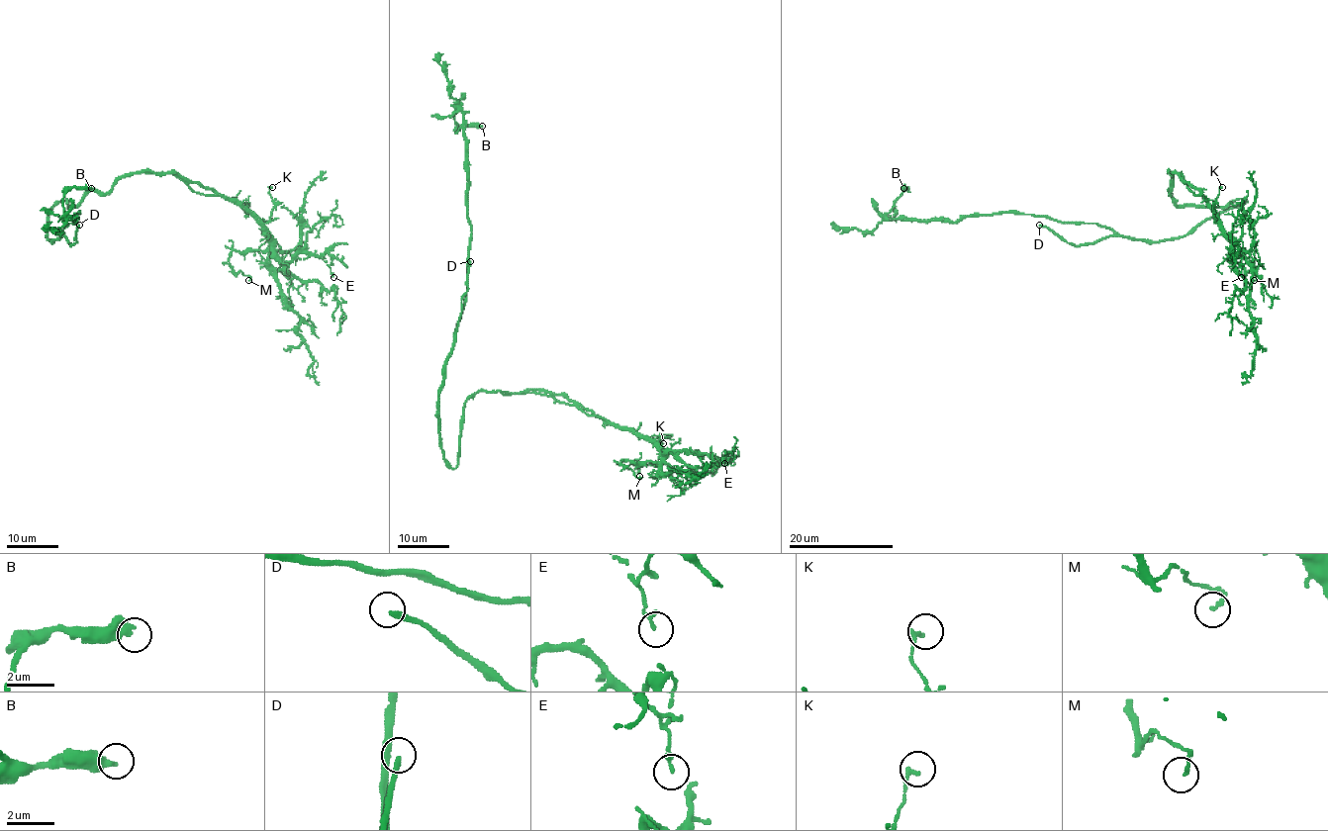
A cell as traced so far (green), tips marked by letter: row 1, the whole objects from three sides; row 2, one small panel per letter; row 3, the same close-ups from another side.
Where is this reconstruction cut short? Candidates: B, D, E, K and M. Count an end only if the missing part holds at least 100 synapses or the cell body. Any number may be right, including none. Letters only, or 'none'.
D

